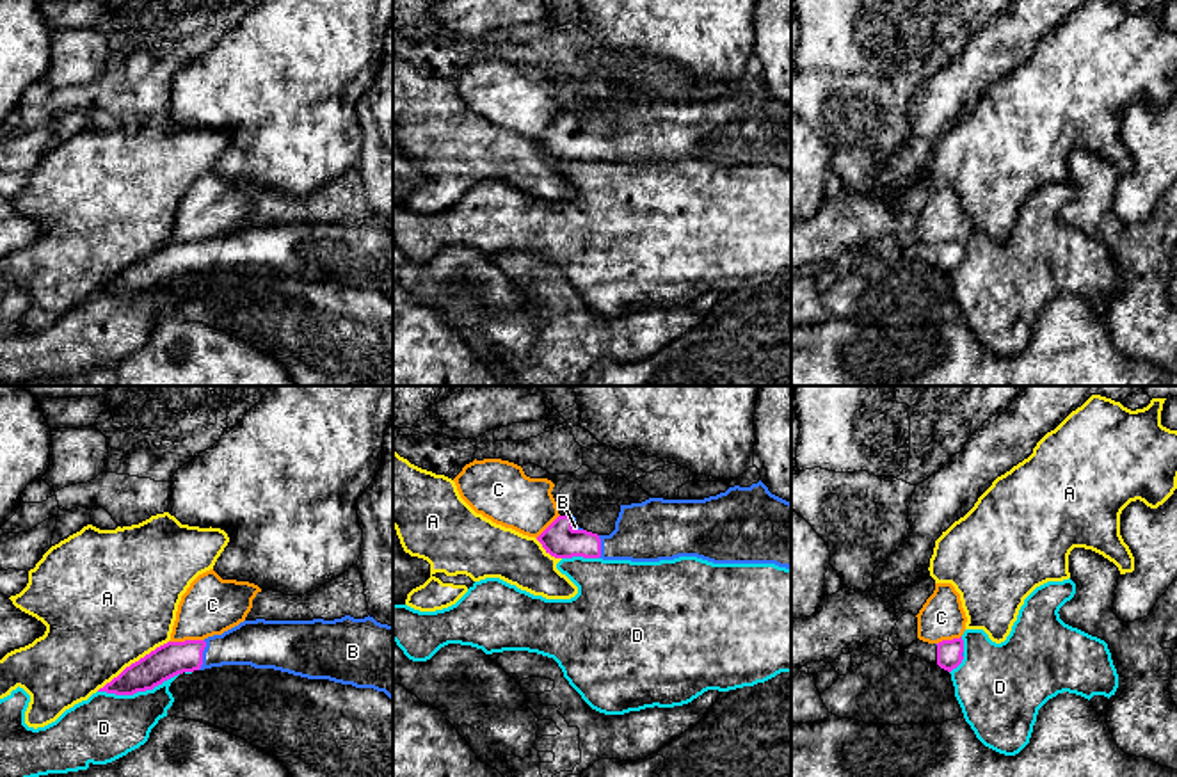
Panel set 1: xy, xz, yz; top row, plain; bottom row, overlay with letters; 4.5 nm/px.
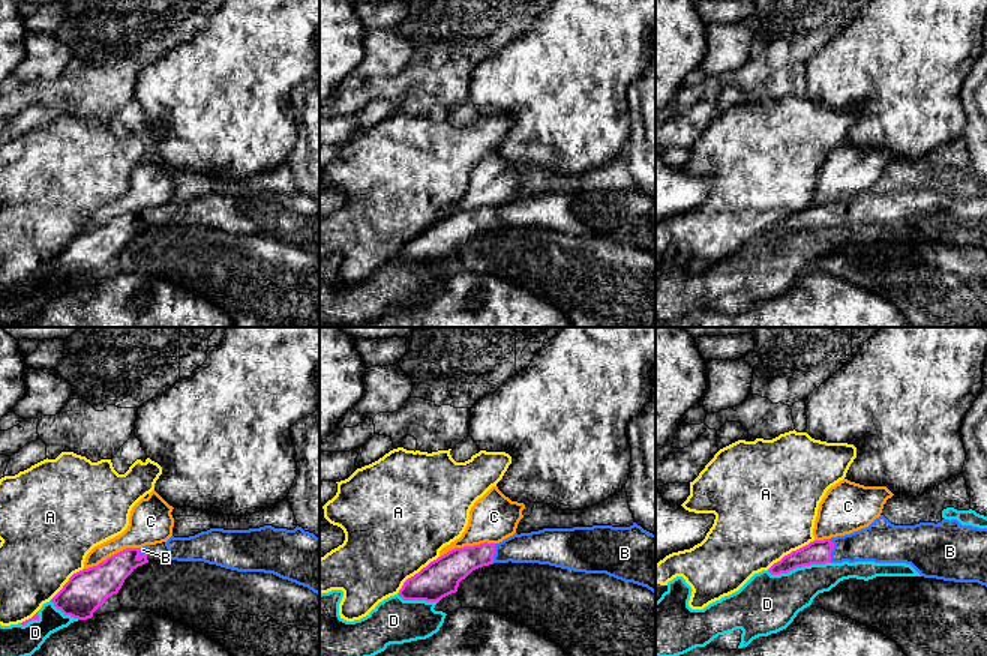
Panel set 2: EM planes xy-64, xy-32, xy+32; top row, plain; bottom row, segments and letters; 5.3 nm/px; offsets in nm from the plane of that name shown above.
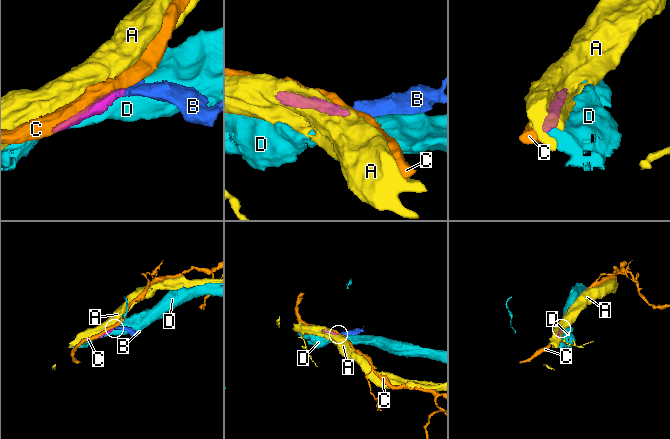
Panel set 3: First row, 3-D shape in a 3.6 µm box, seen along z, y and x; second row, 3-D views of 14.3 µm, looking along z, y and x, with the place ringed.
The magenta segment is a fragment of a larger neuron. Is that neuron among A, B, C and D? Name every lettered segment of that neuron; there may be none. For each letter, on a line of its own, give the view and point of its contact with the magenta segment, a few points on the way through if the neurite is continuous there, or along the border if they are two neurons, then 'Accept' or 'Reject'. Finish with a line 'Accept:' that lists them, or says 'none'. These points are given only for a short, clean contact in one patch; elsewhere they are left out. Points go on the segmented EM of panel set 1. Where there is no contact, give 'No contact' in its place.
A: Touches magenta at xy (132, 664). Reject
B: Touches magenta at xy (201, 655). Path across: xy (173, 658), (201, 655), (253, 642). Accept
C: Touches magenta at xy (185, 640). Reject
D: Touches magenta at xy (137, 690). Reject
Accept: B

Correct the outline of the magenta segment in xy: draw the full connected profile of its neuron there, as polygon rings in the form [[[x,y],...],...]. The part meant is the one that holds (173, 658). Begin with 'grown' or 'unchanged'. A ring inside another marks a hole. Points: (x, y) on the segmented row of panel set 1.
grown; [[[373,617],[244,621],[204,640],[167,642],[98,692],[133,695],[194,670],[222,665],[274,669],[308,679],[373,688],[393,699],[393,626]]]

